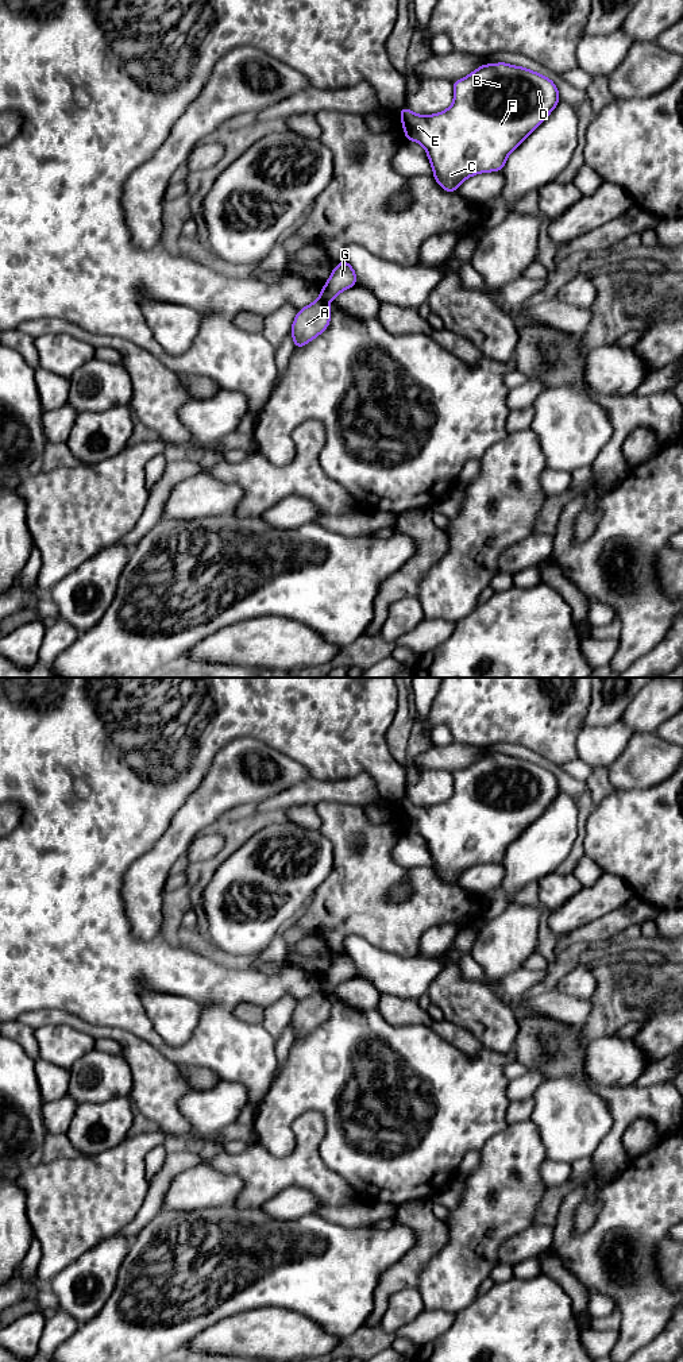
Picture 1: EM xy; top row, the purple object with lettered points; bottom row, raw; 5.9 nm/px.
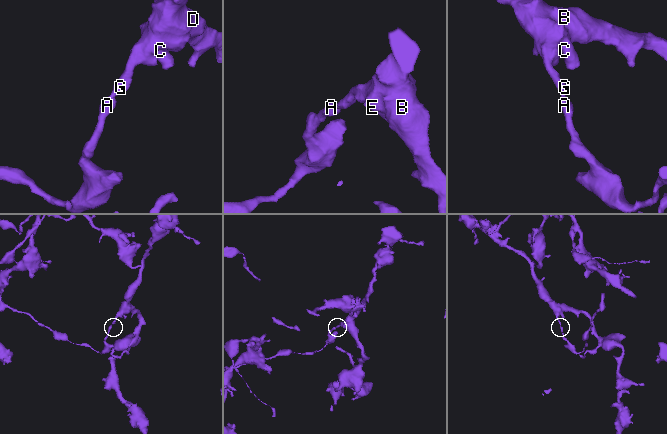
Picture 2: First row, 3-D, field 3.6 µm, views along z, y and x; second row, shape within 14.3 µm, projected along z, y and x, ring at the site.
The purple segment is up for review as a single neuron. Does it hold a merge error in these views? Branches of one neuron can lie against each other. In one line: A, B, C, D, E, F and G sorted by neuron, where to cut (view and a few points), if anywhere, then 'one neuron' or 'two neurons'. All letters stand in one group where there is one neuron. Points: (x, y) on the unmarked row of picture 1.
A / B C D E F G | xy (320, 990), (327, 995) | two neurons

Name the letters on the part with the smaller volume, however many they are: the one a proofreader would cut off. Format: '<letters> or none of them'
A

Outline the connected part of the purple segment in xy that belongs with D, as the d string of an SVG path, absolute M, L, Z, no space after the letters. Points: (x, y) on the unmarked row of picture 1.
M497 753L482 756L464 769L452 773L454 794L435 806L416 806L406 798L400 799L405 832L414 832L425 841L433 860L433 869L447 883L456 884L458 877L478 864L501 863L509 845L535 822L562 791L555 773L530 760Z

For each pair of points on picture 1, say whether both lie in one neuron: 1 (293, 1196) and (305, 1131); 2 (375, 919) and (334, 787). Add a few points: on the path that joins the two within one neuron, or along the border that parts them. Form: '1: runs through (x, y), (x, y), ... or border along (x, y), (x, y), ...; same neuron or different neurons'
1: border along (266, 1202), (289, 1187), (301, 1187), (321, 1204); different neurons
2: border along (315, 805), (335, 802), (363, 807); different neurons

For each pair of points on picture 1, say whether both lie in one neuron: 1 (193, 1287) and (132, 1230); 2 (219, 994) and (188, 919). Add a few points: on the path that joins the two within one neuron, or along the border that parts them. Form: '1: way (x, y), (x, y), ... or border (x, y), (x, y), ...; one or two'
1: border (159, 1211), (134, 1239); two
2: border (185, 940), (227, 960); two

